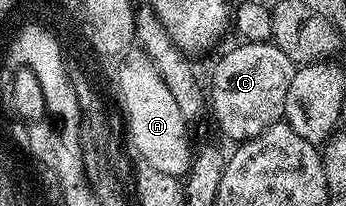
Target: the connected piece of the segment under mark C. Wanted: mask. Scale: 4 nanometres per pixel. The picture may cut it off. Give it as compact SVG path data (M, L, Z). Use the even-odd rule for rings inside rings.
M270 41L267 43L236 44L217 63L213 71L213 97L211 93L211 111L213 109L221 131L232 141L254 139L271 125L282 122L287 101L287 89L295 64L283 49Z

